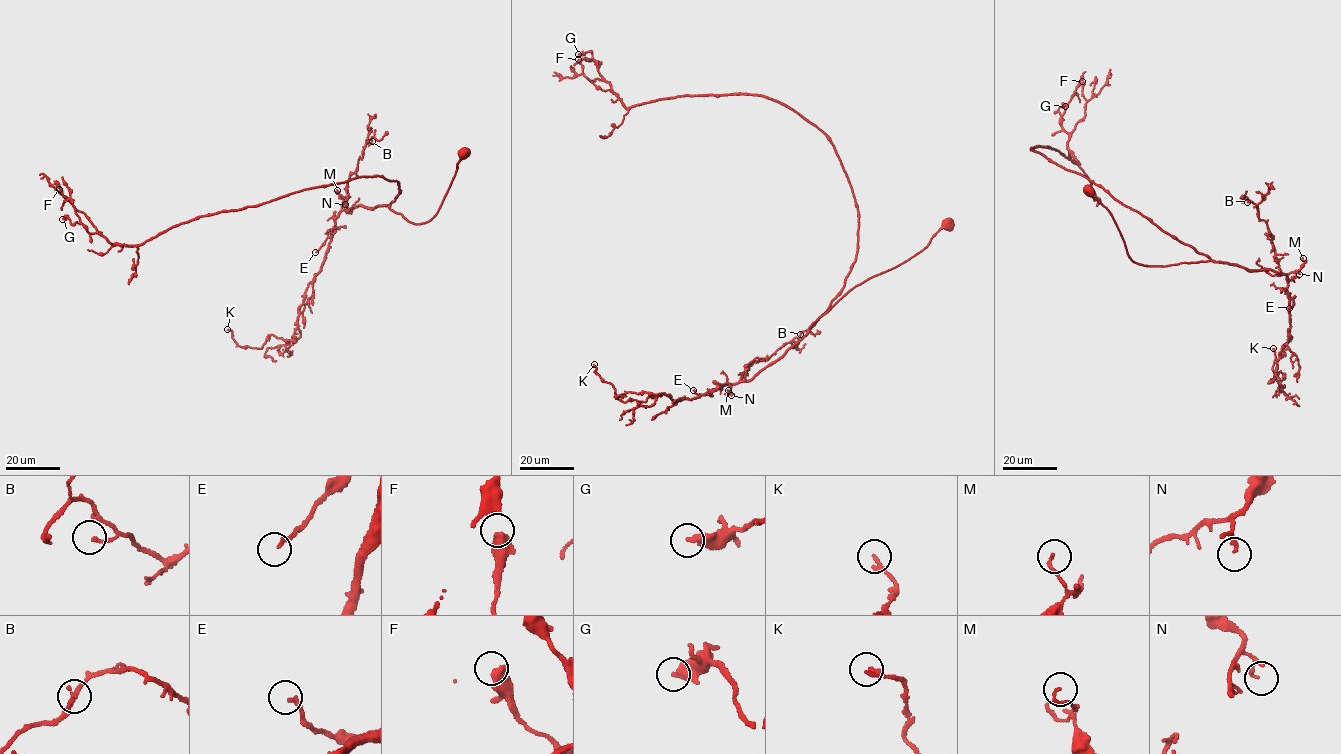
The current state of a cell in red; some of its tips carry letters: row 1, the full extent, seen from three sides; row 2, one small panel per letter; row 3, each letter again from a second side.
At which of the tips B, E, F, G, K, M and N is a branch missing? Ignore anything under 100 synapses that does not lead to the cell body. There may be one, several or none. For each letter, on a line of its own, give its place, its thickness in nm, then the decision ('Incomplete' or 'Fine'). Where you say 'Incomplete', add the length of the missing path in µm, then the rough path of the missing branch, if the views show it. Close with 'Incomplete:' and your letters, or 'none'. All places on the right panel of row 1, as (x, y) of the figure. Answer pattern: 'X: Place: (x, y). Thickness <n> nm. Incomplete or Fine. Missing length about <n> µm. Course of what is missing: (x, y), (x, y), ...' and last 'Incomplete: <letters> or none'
B: Place: (1247, 202). Thickness 130 nm. Fine
E: Place: (1289, 308). Thickness 190 nm. Fine
F: Place: (1082, 81). Thickness 550 nm. Fine
G: Place: (1065, 106). Thickness 440 nm. Fine
K: Place: (1273, 348). Thickness 180 nm. Fine
M: Place: (1303, 258). Thickness 110 nm. Fine
N: Place: (1299, 274). Thickness 130 nm. Fine
Incomplete: none

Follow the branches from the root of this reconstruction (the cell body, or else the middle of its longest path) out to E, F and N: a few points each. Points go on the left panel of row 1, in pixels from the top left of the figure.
E: (465, 154), (430, 220), (415, 224), (387, 204), (371, 209), (360, 204), (341, 211), (333, 235), (315, 252)
F: (465, 154), (437, 213), (419, 224), (389, 208), (397, 181), (362, 176), (115, 245), (59, 189)
N: (465, 154), (437, 213), (428, 221), (410, 222), (387, 204), (342, 209), (345, 204)

